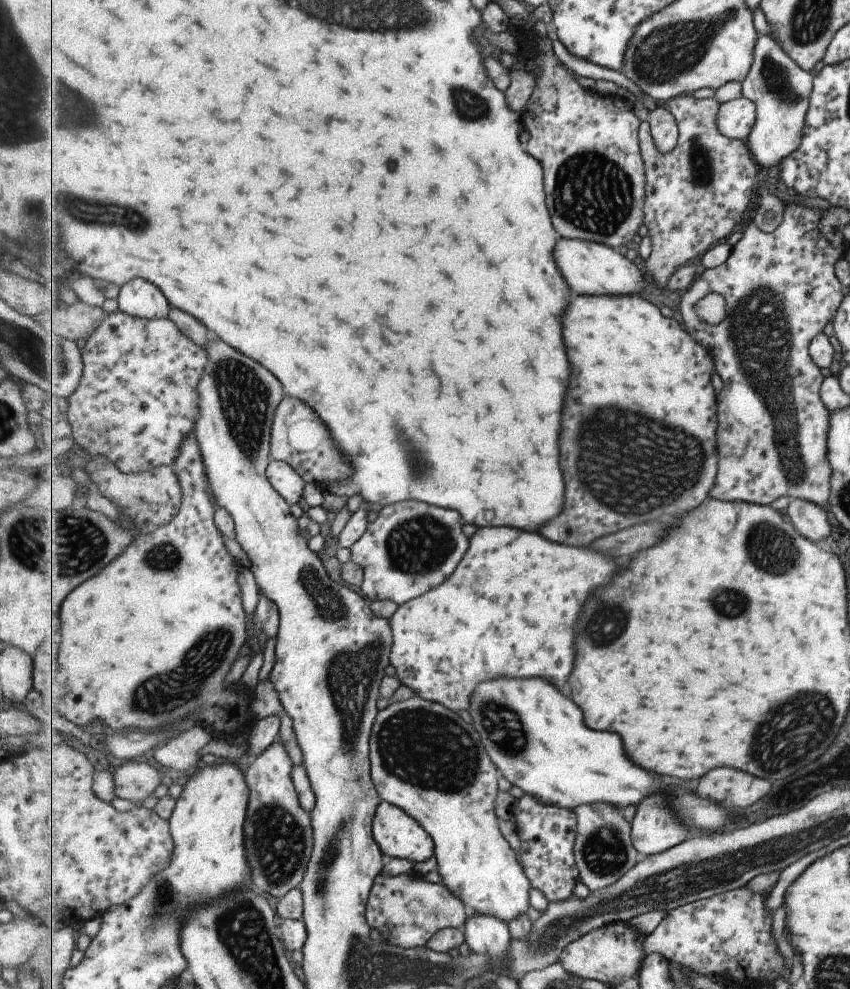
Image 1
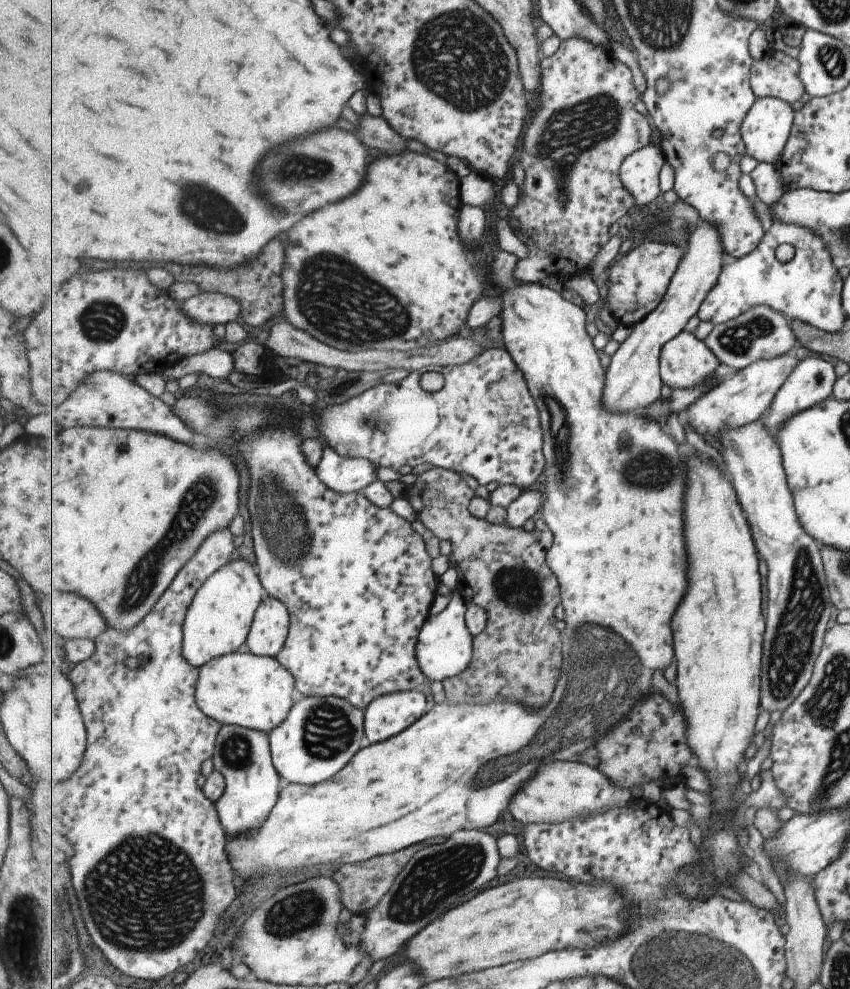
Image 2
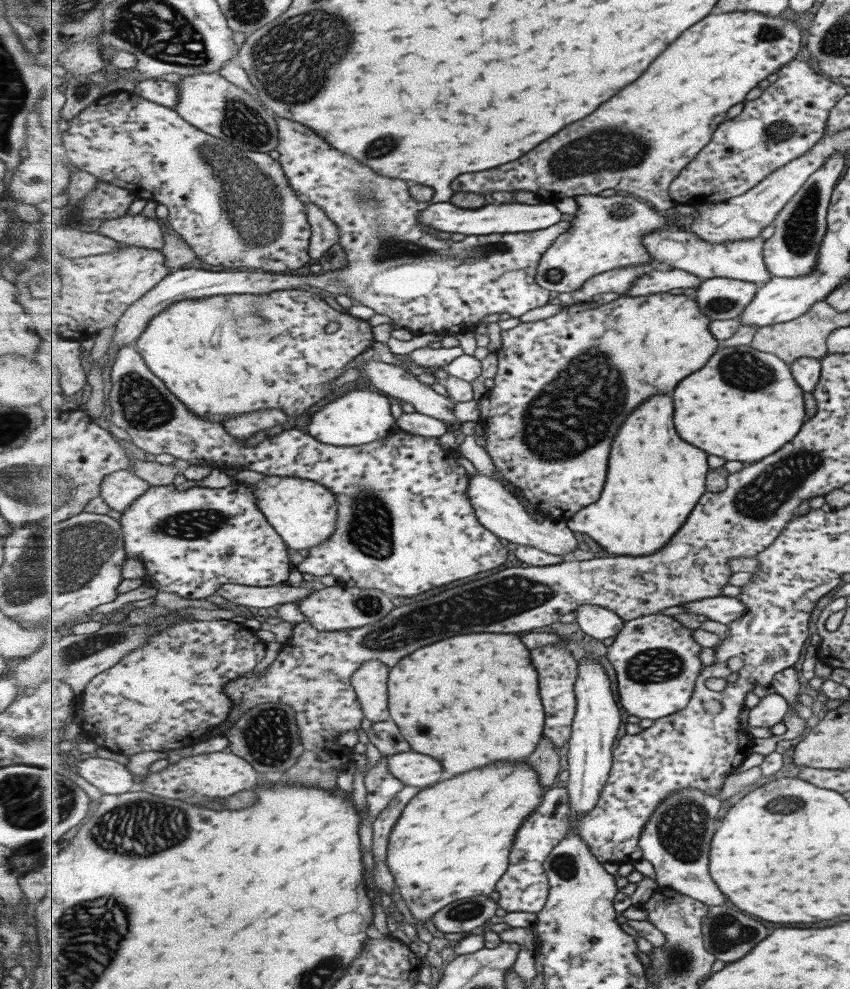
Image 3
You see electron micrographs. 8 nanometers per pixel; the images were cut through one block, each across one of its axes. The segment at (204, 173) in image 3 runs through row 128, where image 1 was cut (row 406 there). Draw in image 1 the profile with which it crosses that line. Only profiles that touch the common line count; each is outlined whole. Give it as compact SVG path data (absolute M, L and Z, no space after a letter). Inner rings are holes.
M116 310L108 314L108 317L102 322L97 332L86 342L82 344L84 357L84 376L80 385L74 390L74 393L67 400L67 409L58 422L57 427L64 431L69 439L77 441L79 447L82 447L88 453L88 457L105 457L117 468L129 473L144 473L148 470L159 469L162 466L173 466L178 461L180 450L184 442L196 432L197 423L200 421L200 382L206 373L206 367L209 362L209 355L204 346L198 345L191 340L170 318L167 319L142 319L126 312Z

